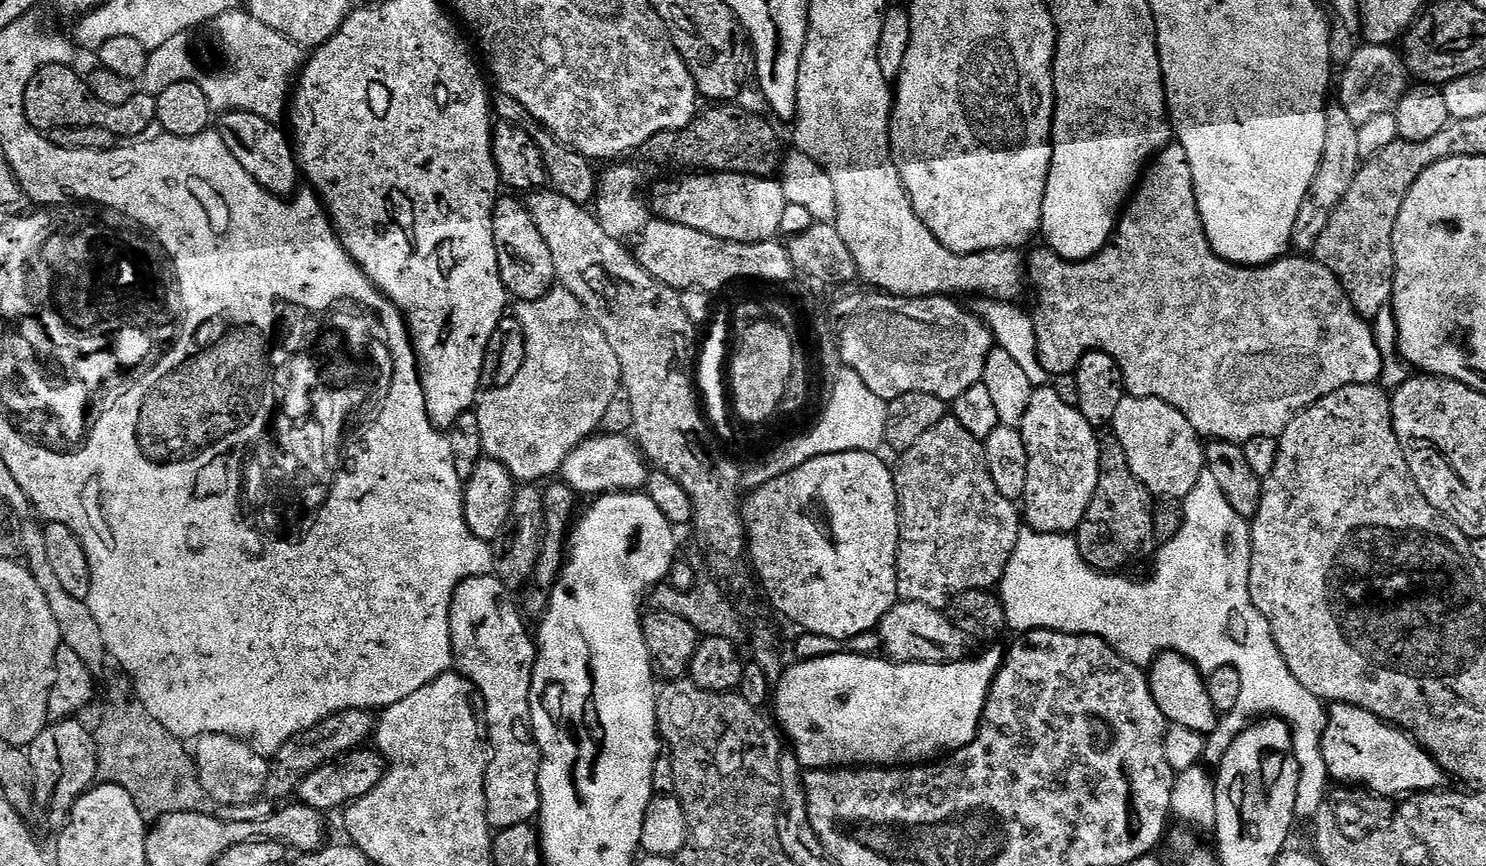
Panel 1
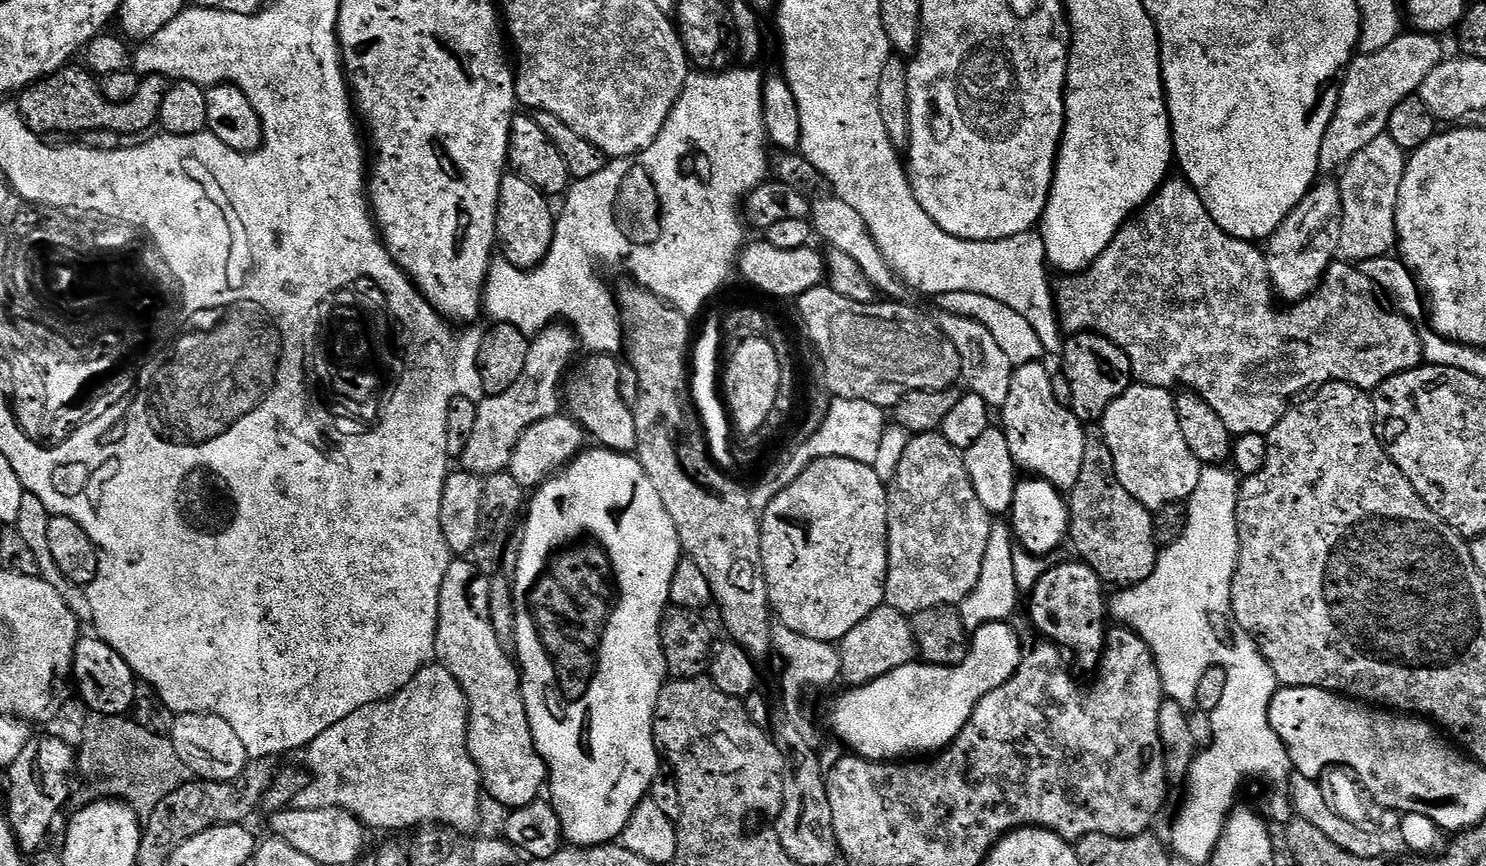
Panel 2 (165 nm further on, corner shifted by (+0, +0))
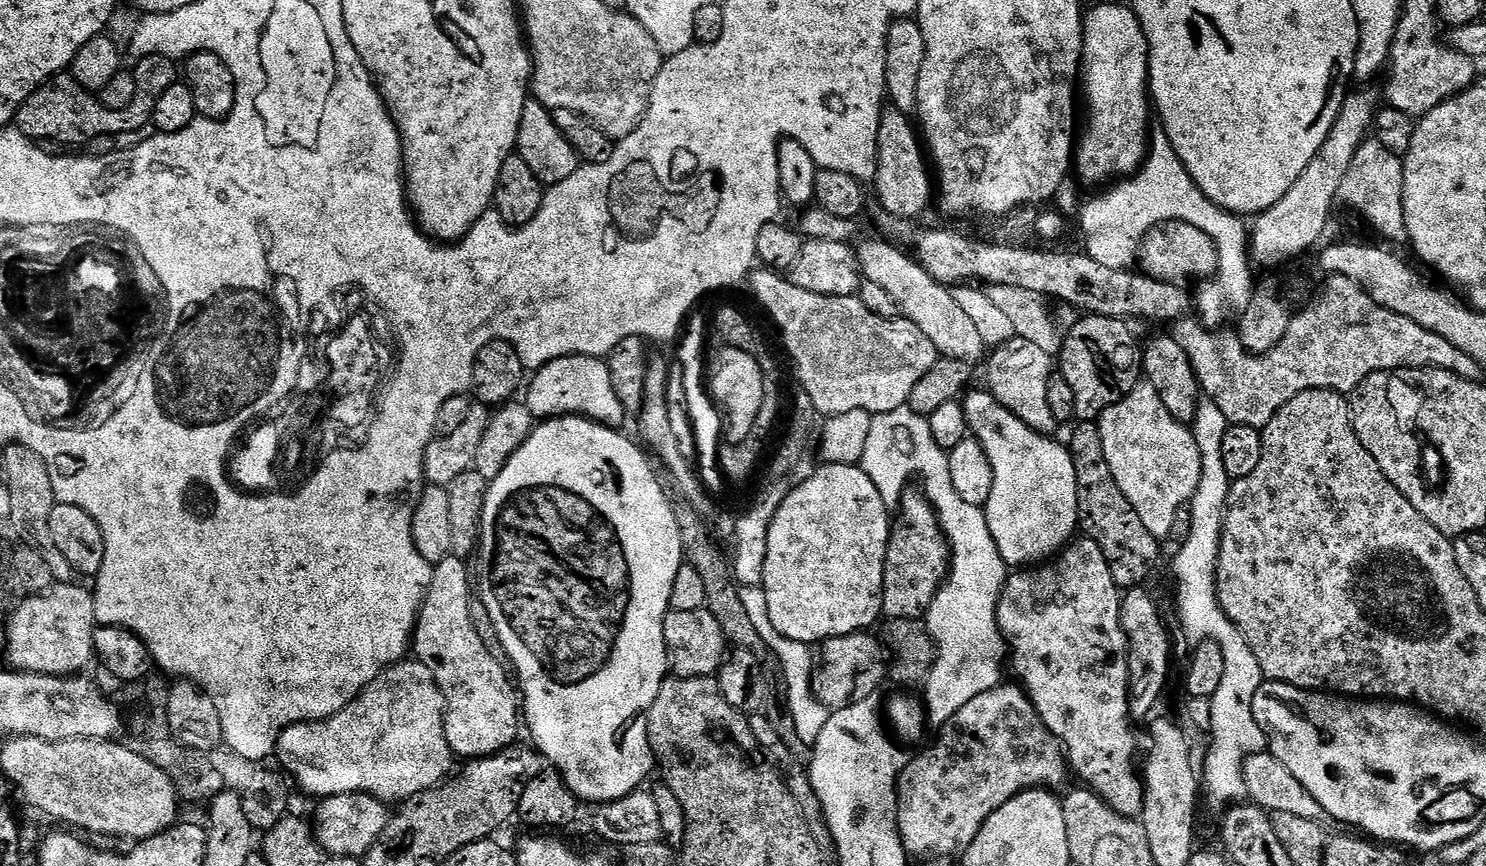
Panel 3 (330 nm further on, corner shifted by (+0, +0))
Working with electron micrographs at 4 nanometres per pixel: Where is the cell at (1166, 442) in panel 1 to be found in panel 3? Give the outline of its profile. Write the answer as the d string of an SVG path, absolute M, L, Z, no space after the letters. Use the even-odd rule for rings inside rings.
M1147 382L1137 383L1136 389L1126 394L1126 398L1100 415L1098 423L1102 450L1106 450L1106 462L1110 462L1114 482L1118 482L1130 506L1134 506L1134 514L1142 518L1142 526L1146 526L1146 530L1157 538L1168 536L1174 526L1174 518L1178 518L1178 510L1185 507L1196 493L1198 478L1202 474L1202 454L1191 427L1172 417L1170 410L1162 406L1162 398L1158 398L1154 386Z

